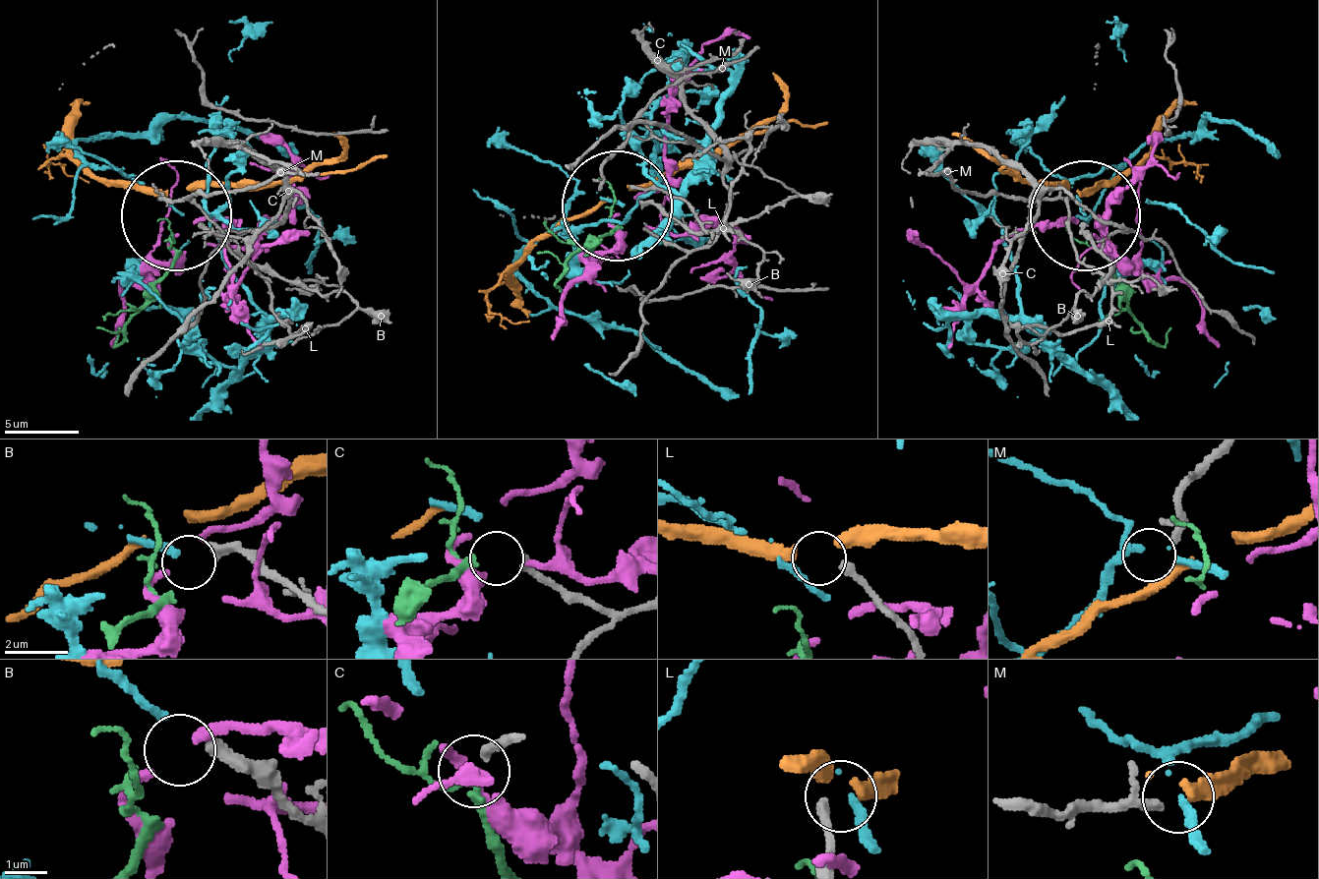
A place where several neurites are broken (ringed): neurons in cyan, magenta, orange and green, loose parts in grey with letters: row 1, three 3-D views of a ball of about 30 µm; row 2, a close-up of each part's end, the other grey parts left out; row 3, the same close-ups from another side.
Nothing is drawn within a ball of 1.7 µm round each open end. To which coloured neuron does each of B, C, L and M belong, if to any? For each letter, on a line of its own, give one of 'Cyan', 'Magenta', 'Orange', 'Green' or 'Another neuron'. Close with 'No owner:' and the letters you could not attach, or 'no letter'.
B: Cyan
C: Green
L: Another neuron
M: Another neuron
No owner: L, M

